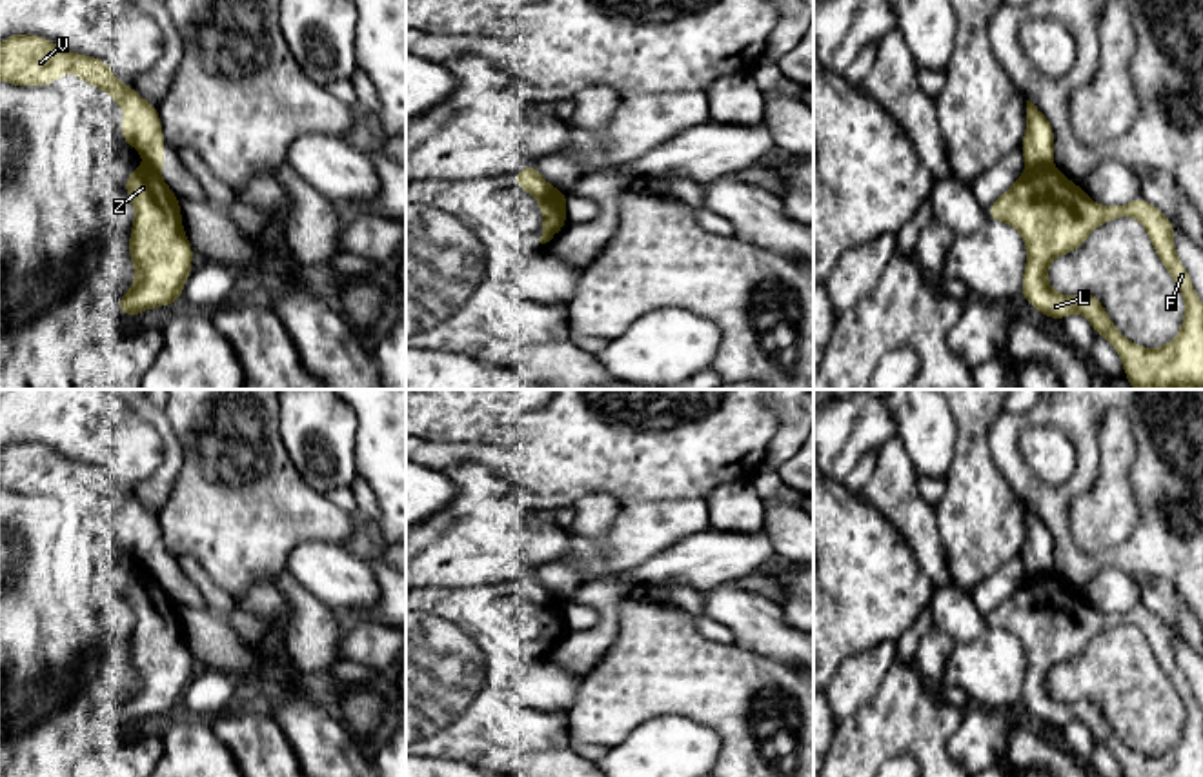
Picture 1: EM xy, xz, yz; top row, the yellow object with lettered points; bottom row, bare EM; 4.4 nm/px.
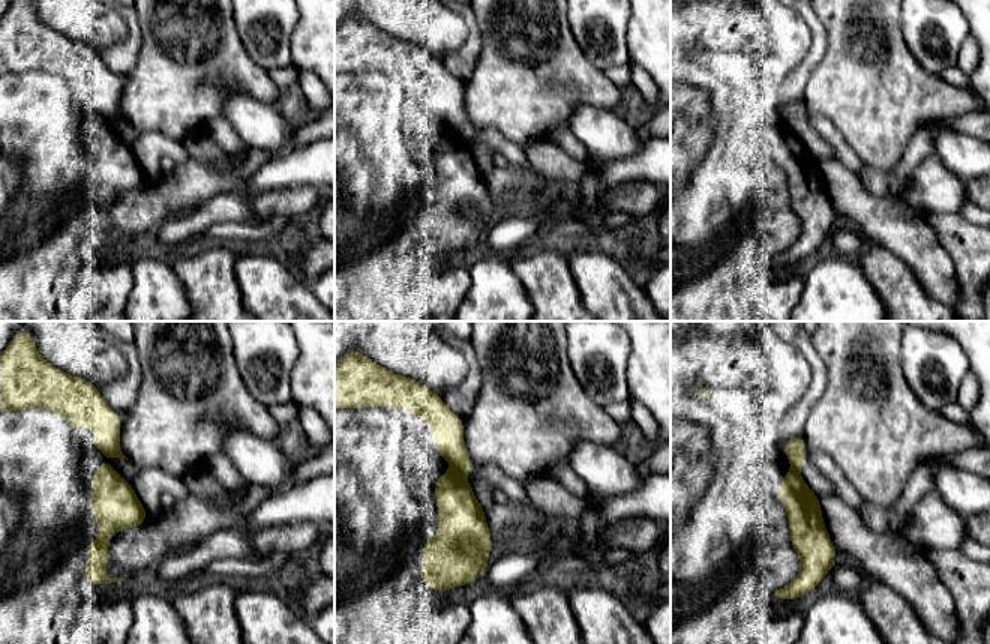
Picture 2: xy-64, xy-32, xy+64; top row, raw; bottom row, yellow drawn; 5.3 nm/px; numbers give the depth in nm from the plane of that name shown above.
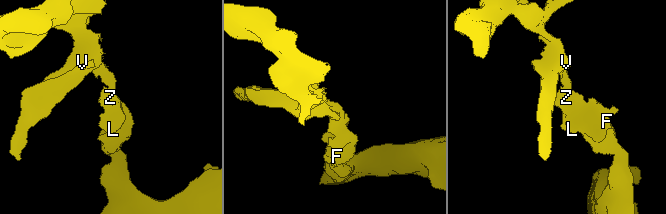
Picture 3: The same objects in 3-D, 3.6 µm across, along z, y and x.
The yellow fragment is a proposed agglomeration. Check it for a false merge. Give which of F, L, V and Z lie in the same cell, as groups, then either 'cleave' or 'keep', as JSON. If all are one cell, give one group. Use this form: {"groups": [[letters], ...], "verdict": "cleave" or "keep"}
{"groups": [["F", "L", "Z"], ["V"]], "verdict": "cleave"}

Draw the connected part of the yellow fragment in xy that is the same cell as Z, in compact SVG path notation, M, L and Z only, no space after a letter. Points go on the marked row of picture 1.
M151 166L135 167L124 189L135 206L129 235L135 282L115 306L135 320L140 311L180 300L195 249L182 227L178 197Z

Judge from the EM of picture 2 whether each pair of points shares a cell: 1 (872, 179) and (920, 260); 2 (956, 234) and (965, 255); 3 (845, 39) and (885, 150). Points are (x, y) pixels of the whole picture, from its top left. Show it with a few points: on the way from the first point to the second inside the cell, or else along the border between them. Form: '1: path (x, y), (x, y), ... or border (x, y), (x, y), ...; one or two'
1: border (858, 174), (870, 192), (876, 195), (899, 195); two
2: path (960, 239), (965, 243), (965, 251); one
3: path (867, 66), (867, 83), (878, 96), (878, 123); one

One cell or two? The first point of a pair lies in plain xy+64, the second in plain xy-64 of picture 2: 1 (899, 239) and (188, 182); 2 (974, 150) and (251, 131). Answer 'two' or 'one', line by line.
1: two
2: one

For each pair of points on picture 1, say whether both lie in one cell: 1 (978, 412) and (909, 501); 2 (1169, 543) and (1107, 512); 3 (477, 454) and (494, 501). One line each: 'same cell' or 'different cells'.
1: different cells
2: different cells
3: different cells

